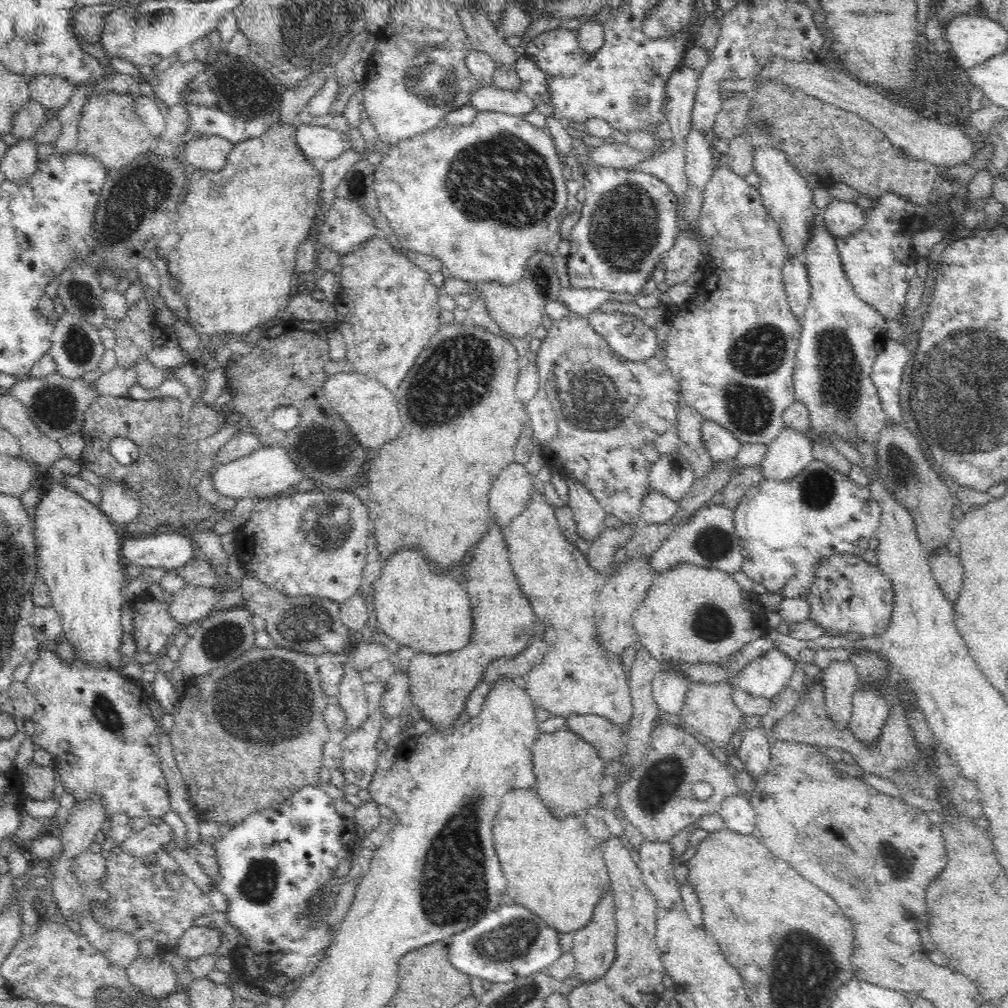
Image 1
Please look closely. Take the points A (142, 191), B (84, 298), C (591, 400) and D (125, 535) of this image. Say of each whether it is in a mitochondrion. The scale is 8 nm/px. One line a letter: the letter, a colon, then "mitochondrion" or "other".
A: mitochondrion
B: mitochondrion
C: mitochondrion
D: other

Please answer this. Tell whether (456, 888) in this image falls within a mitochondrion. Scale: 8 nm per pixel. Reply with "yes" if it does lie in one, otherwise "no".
yes

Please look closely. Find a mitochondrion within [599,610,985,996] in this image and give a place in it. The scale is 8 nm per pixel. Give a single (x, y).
(664, 778)

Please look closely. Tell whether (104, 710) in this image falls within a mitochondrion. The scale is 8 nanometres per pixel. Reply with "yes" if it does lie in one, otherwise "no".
yes

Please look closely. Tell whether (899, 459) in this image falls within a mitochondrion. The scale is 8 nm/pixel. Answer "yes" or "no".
yes

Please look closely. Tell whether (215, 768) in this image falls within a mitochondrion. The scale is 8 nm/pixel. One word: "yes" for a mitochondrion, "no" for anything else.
no

